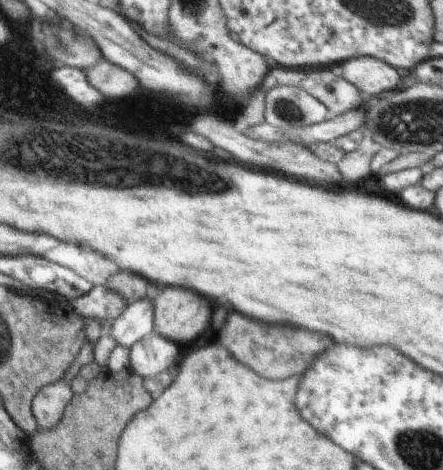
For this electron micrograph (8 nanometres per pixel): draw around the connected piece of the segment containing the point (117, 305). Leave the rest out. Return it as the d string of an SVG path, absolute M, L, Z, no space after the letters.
M106 286L92 288L88 294L83 294L72 302L75 312L83 317L100 318L110 323L122 316L127 307L126 300Z

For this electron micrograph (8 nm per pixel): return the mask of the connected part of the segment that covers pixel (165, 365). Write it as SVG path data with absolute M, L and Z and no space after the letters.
M150 332L129 348L128 368L142 374L144 378L168 371L168 368L177 363L178 356L182 353L178 346L158 332Z

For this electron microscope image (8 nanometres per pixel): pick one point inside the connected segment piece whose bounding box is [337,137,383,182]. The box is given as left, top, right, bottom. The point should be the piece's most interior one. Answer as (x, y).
(355, 165)

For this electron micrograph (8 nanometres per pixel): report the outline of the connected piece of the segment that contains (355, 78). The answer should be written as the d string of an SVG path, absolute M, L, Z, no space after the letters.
M358 57L342 64L344 77L373 96L394 91L403 81L395 68L374 57Z

